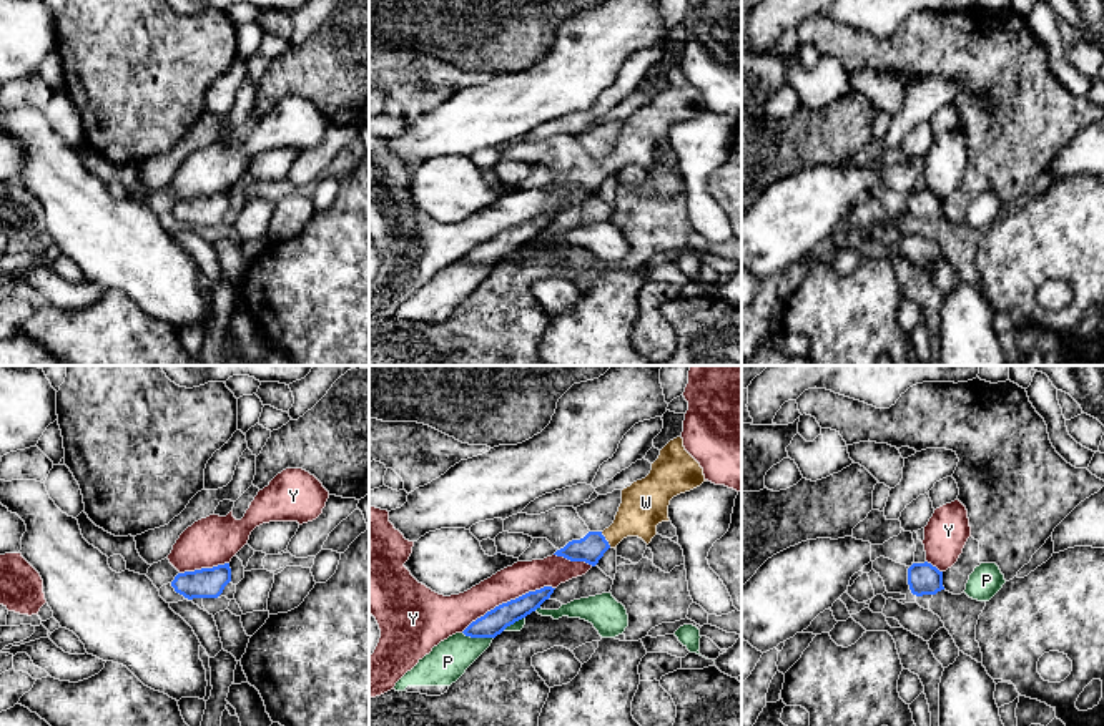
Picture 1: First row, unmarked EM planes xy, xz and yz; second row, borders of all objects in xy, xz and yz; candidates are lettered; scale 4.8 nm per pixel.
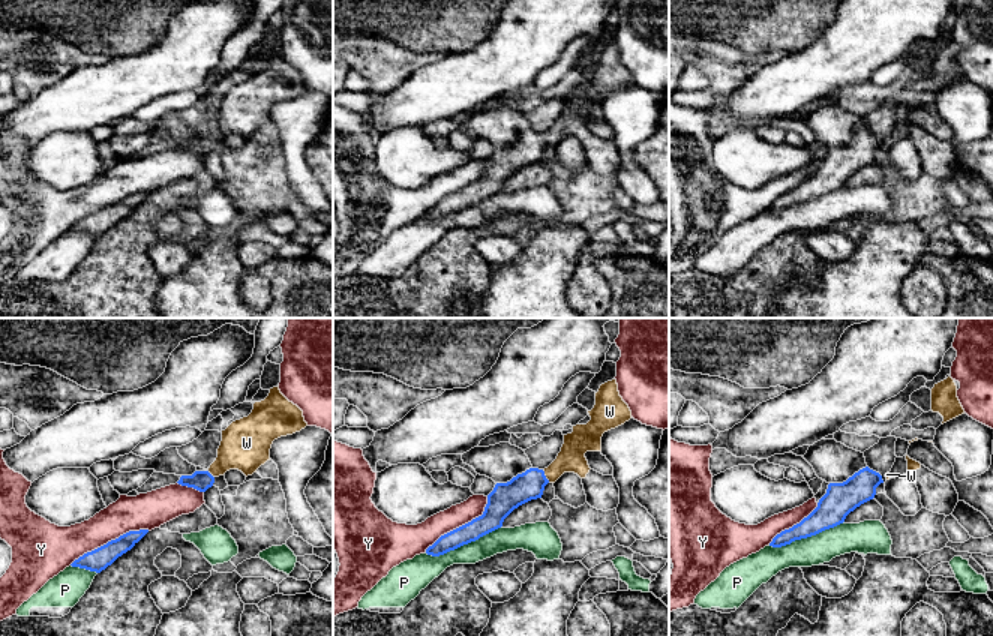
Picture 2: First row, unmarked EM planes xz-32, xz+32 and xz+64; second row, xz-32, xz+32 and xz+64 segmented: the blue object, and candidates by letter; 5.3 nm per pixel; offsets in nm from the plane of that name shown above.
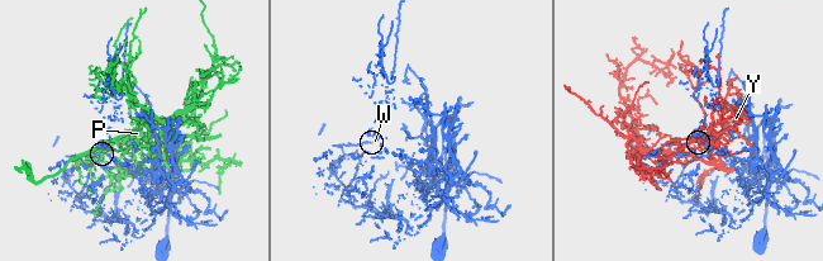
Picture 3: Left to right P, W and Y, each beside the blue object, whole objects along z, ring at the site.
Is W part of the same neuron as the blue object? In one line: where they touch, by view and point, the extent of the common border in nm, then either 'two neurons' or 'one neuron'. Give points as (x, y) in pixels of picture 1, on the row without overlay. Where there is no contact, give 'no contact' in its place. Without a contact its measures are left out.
meets blue in xz at (606, 168); contact 90 nm long; one neuron

